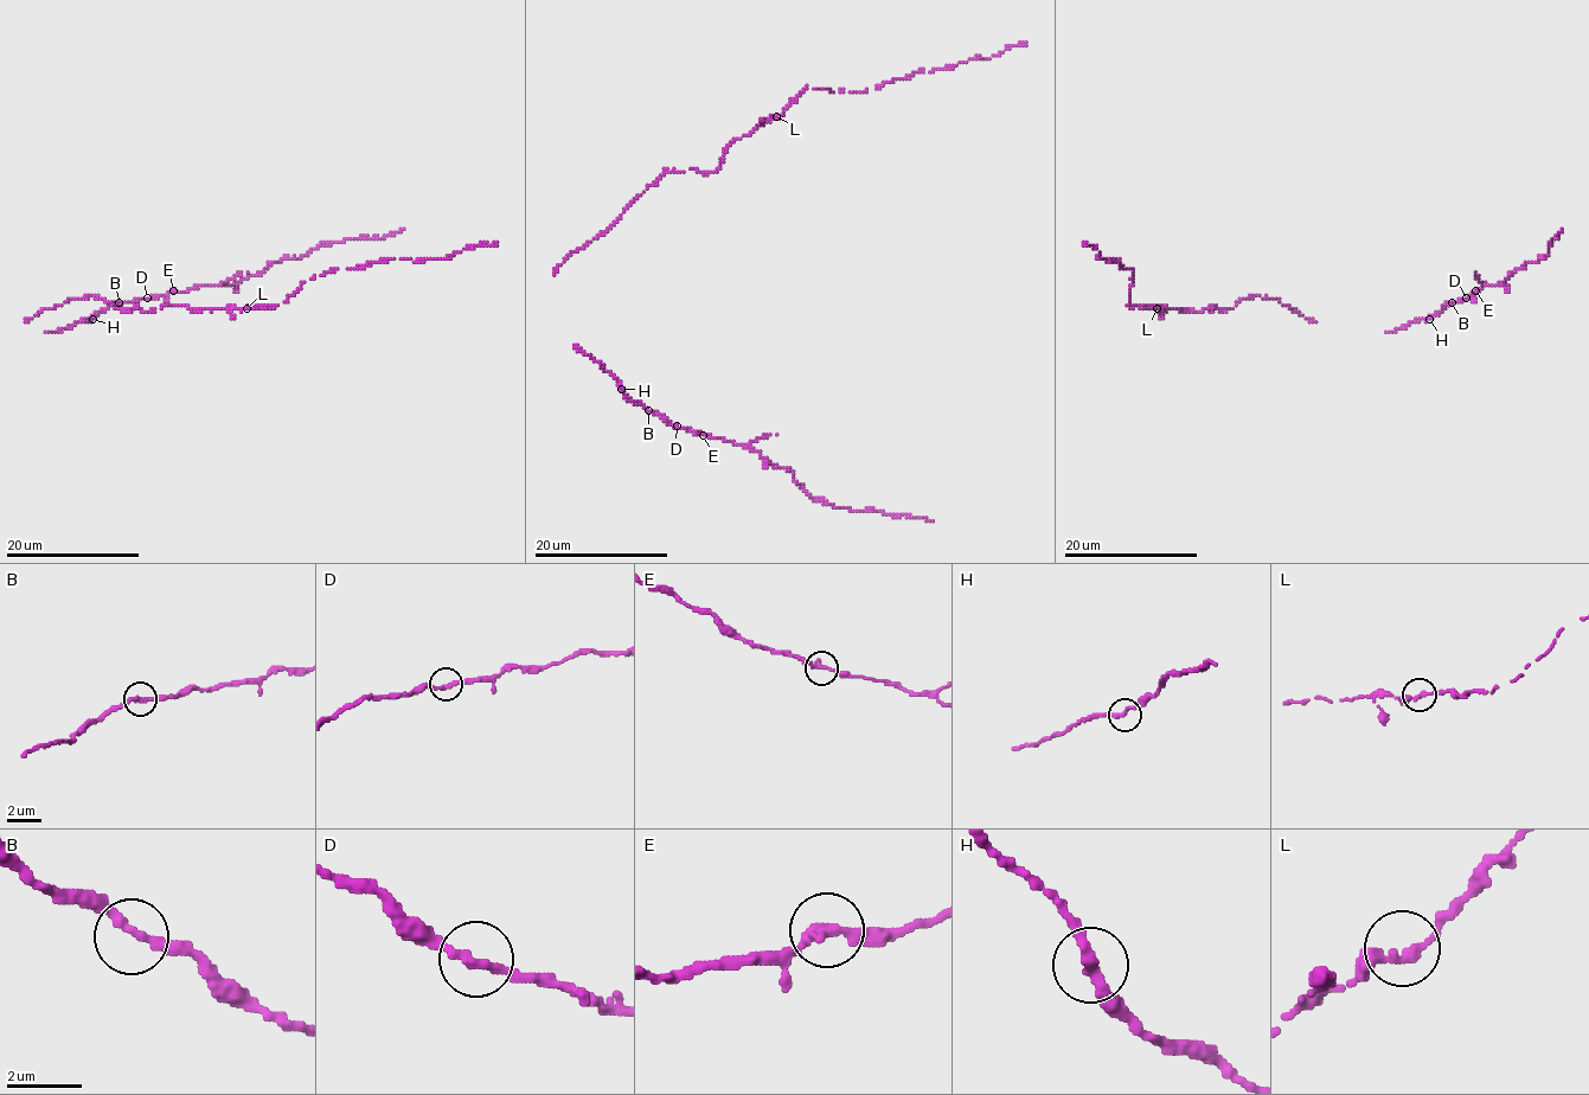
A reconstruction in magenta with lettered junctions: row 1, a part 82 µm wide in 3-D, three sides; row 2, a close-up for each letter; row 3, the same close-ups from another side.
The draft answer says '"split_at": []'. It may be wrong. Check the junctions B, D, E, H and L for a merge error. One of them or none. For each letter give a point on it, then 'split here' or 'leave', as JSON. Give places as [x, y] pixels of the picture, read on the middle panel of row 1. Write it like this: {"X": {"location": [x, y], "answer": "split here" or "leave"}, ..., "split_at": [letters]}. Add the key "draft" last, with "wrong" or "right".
{"B": {"location": [648, 410], "answer": "leave"}, "D": {"location": [677, 426], "answer": "leave"}, "E": {"location": [703, 435], "answer": "leave"}, "H": {"location": [621, 389], "answer": "leave"}, "L": {"location": [776, 116], "answer": "leave"}, "split_at": [], "draft": "right"}

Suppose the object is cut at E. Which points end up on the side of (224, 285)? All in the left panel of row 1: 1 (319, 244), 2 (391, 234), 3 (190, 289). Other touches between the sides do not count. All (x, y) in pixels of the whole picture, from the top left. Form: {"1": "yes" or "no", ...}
{"1": "yes", "2": "yes", "3": "yes"}

